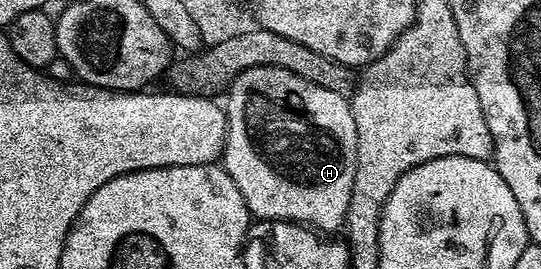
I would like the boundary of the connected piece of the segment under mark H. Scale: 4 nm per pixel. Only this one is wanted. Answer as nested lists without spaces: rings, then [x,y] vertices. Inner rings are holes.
[[[250,67],[250,71],[242,71],[242,75],[238,75],[238,79],[234,79],[228,86],[227,97],[228,138],[224,141],[222,164],[230,179],[234,179],[234,187],[242,191],[242,199],[246,203],[249,214],[253,218],[261,217],[266,223],[290,221],[311,227],[324,235],[339,234],[343,230],[346,211],[350,207],[350,191],[354,187],[354,167],[358,151],[358,131],[354,127],[354,115],[349,98],[338,91],[326,91],[326,87],[318,87],[302,79],[302,75],[294,75],[294,71],[282,71],[282,67]]]

